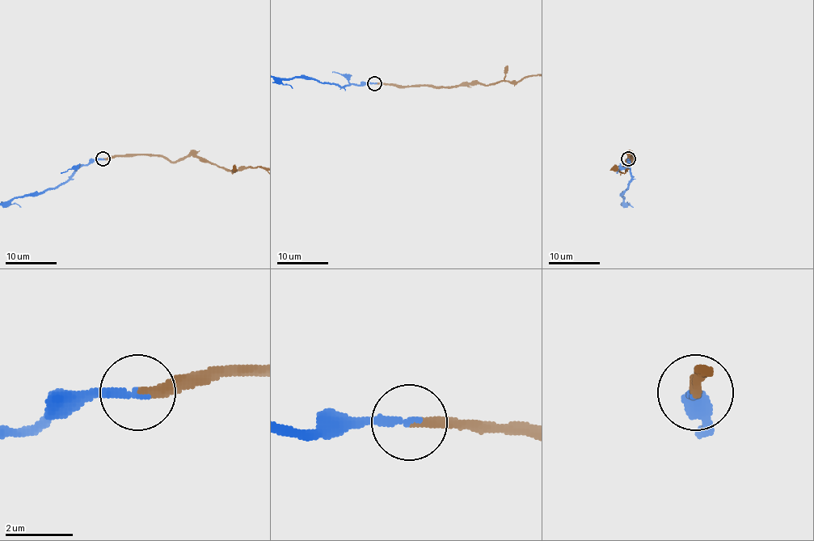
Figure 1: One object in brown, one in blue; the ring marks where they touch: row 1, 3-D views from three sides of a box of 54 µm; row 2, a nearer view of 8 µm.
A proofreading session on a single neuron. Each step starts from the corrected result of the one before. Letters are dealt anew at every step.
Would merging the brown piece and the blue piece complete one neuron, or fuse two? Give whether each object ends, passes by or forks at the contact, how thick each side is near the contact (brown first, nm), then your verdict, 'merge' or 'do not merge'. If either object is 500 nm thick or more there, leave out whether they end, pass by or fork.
brown ends there; blue ends there; 280 nm thick on the brown side, 260 nm on the other; merge

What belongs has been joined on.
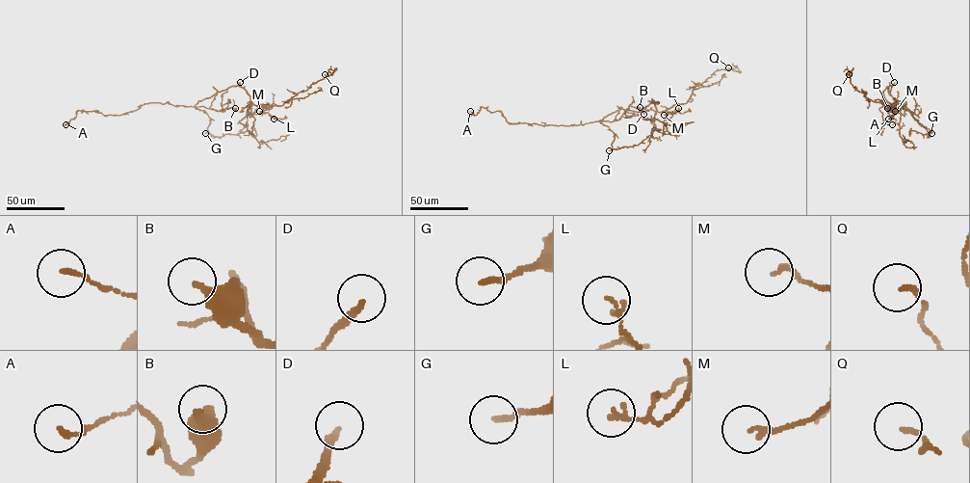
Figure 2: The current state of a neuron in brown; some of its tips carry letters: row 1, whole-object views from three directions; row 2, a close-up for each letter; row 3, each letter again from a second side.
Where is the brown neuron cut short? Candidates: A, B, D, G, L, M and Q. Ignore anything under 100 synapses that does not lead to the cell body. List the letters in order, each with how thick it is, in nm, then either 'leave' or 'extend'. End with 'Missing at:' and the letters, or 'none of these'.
A: 120 nm thick; leave
B: 360 nm thick; leave
D: 220 nm thick; extend
G: 180 nm thick; leave
L: 150 nm thick; leave
M: 150 nm thick; leave
Q: 120 nm thick; leave
Missing at: D

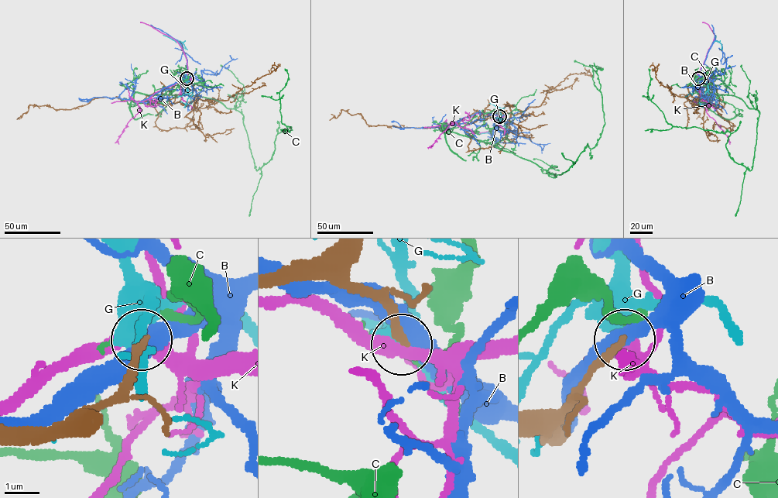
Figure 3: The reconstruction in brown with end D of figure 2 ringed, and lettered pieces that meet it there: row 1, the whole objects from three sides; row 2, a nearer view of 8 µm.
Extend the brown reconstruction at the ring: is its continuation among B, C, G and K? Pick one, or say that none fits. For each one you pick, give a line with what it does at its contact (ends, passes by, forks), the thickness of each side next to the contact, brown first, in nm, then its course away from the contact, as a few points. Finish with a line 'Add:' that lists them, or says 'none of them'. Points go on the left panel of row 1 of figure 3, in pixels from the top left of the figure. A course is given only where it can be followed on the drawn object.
Add: none of them

